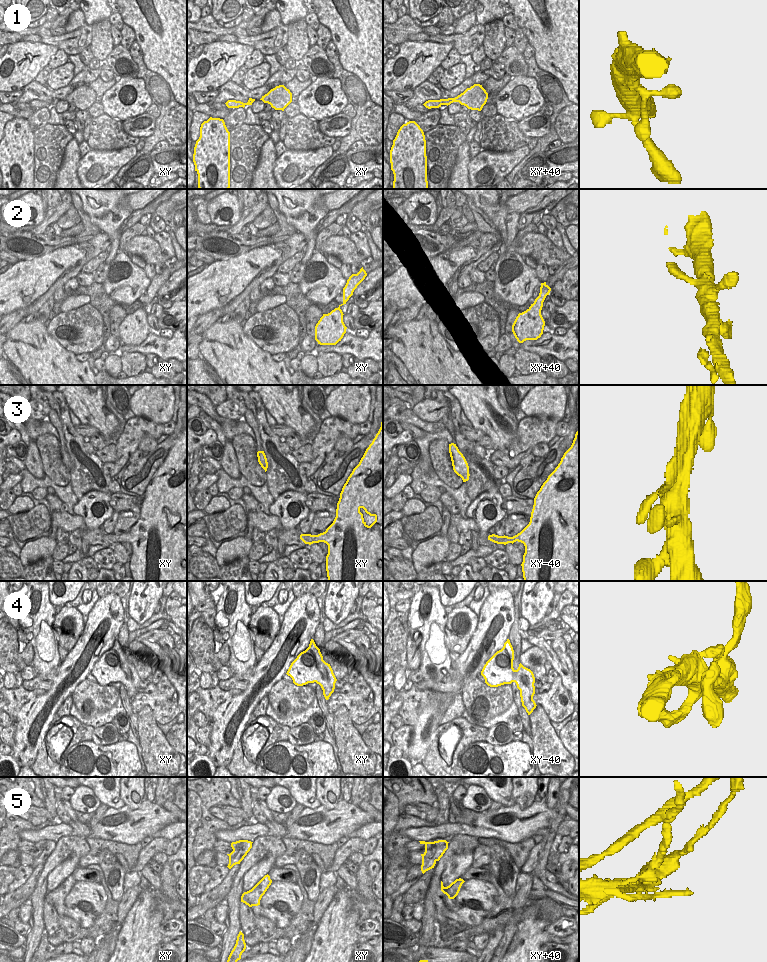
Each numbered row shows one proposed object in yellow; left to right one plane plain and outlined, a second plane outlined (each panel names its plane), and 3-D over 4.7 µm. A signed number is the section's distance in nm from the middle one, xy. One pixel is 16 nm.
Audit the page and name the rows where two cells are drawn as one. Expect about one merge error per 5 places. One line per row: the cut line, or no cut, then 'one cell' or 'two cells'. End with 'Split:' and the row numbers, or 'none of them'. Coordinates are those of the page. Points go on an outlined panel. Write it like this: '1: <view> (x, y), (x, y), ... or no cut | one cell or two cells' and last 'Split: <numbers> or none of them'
1: no cut | one cell
2: no cut | one cell
3: no cut | one cell
4: no cut | one cell
5: xy+40 (454, 882), (450, 885) | two cells
Split: 5

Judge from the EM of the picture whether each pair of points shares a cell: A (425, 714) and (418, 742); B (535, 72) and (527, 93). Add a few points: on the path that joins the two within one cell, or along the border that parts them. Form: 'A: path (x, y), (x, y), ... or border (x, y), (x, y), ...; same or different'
A: path (425, 721), (420, 735); same
B: border (527, 75), (535, 79), (536, 86), (544, 98); different

